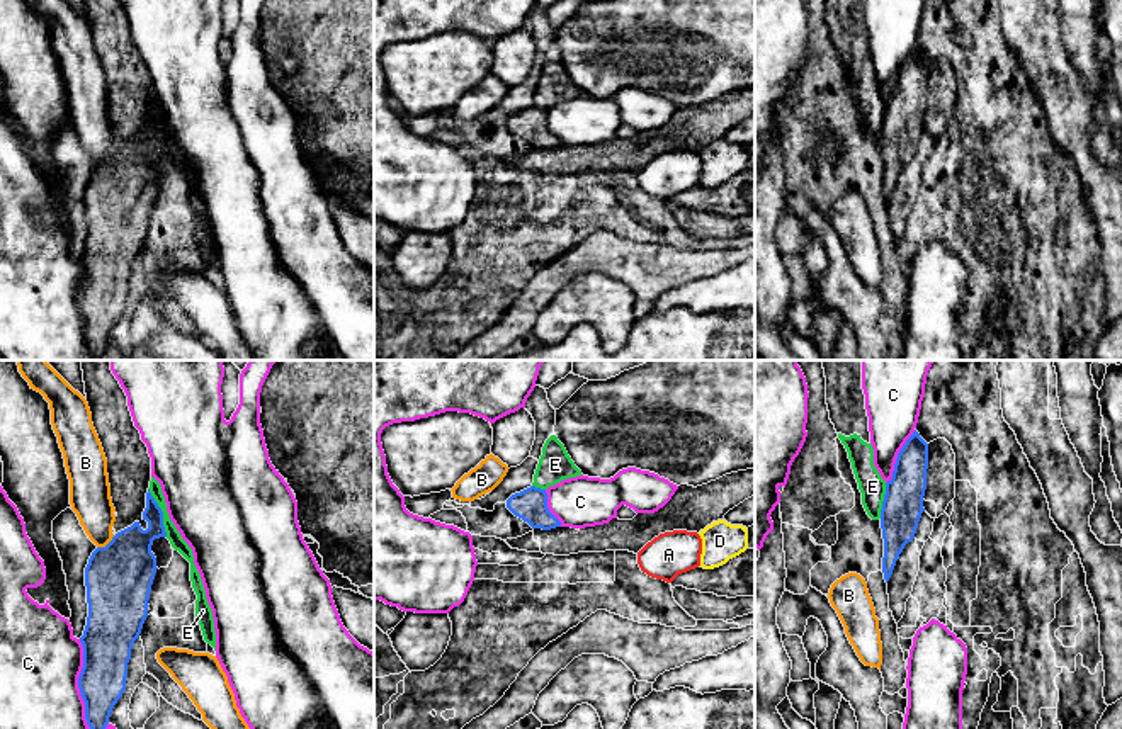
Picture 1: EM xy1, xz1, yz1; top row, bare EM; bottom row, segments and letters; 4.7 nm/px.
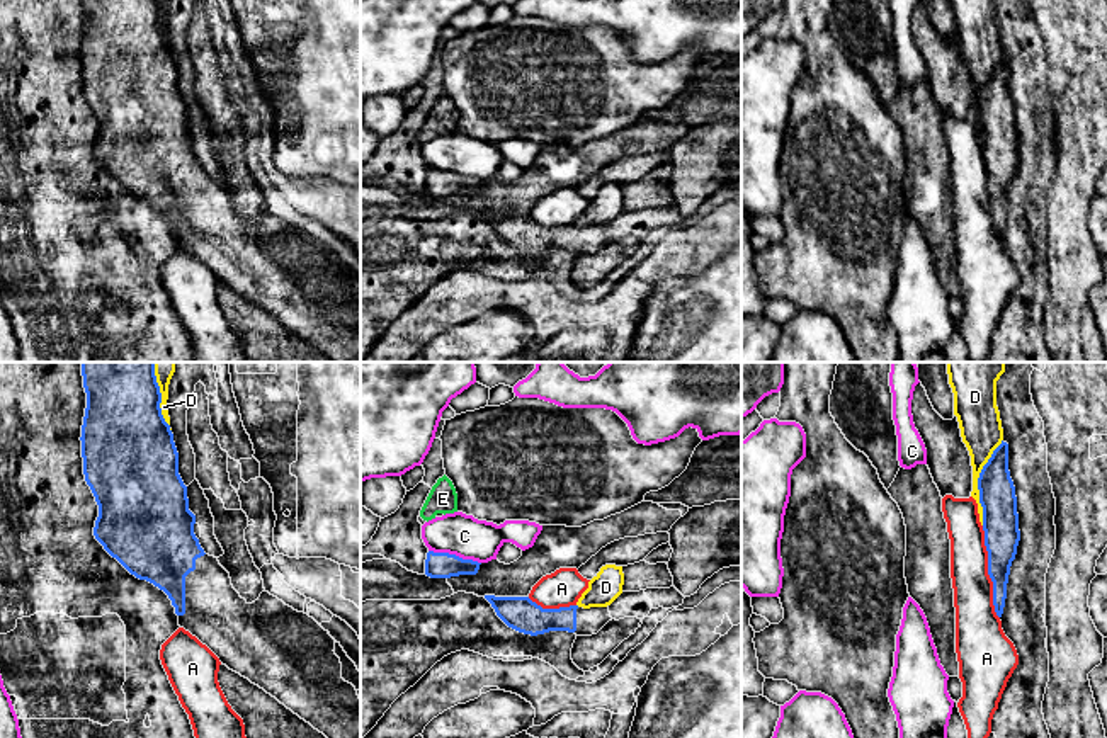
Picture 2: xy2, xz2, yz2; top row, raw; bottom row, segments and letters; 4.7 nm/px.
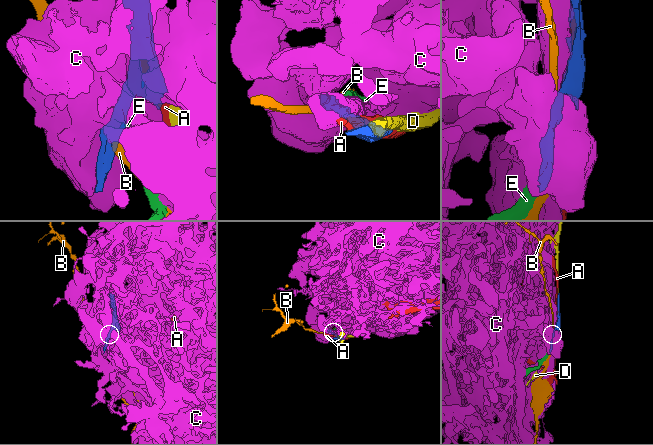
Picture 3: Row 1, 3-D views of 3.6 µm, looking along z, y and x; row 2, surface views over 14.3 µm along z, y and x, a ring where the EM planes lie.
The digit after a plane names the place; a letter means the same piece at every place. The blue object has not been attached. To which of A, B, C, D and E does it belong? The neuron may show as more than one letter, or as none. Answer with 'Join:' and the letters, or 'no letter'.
Join: no letter

